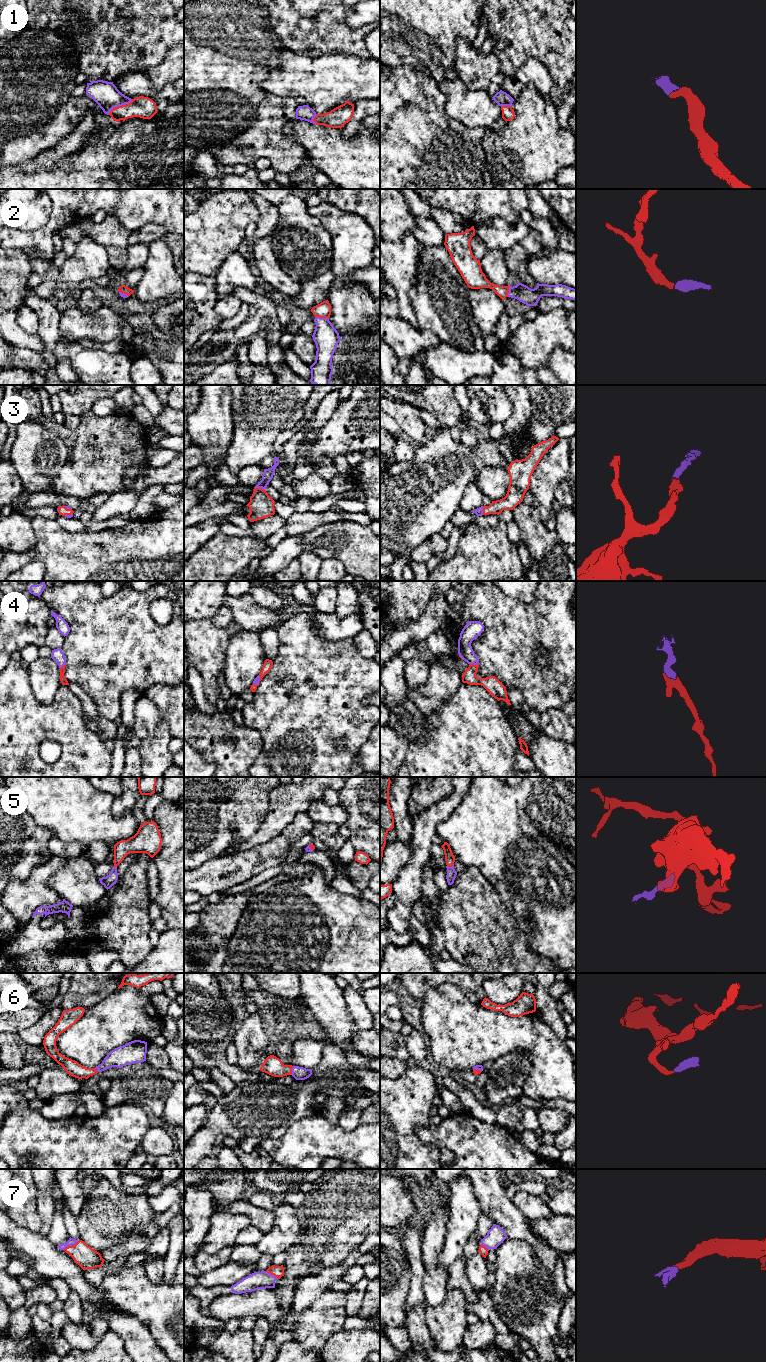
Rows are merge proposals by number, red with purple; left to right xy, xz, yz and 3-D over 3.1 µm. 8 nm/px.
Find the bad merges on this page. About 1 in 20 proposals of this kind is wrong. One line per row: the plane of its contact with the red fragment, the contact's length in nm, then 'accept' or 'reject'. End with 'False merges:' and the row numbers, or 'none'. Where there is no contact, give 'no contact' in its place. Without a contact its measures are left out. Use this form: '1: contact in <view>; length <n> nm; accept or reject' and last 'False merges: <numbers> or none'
1: contact in xy; length 240 nm; accept
2: contact in xz; length 110 nm; accept
3: contact in xz; length 90 nm; accept
4: contact in yz; length 80 nm; accept
5: contact in yz; length 60 nm; accept
6: contact in xz; length 80 nm; accept
7: contact in xy; length 140 nm; accept
False merges: none

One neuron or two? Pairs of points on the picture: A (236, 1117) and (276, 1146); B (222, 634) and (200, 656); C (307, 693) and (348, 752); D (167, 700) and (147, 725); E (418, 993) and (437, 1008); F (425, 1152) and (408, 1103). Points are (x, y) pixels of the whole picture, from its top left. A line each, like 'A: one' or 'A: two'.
A: two
B: one
C: one
D: two
E: two
F: one

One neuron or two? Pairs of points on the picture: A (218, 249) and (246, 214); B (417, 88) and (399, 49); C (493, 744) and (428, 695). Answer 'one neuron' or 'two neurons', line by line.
A: one neuron
B: two neurons
C: two neurons

